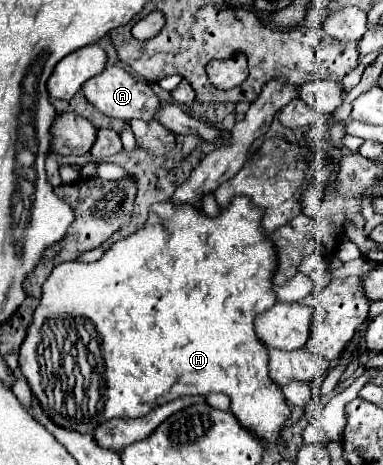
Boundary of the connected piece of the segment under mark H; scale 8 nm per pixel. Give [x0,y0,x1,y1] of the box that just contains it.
[19,195,289,445]

